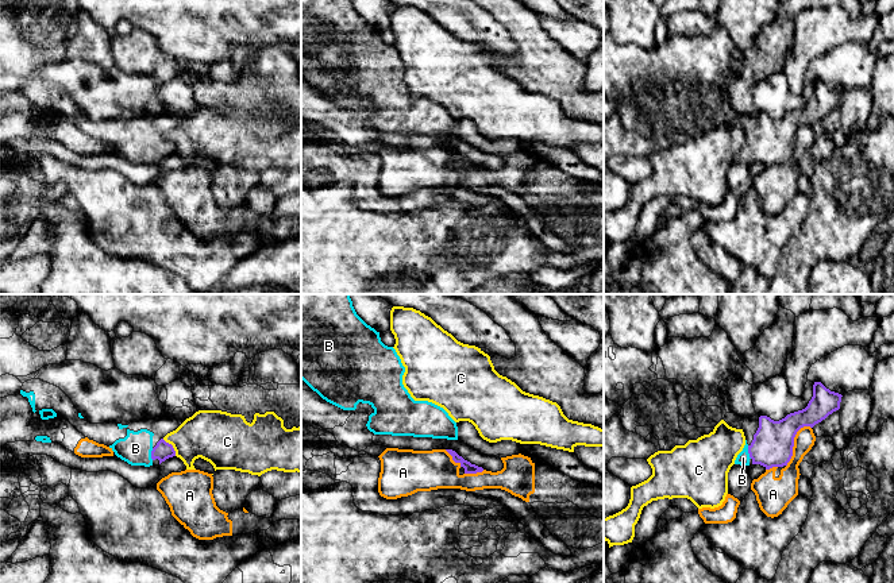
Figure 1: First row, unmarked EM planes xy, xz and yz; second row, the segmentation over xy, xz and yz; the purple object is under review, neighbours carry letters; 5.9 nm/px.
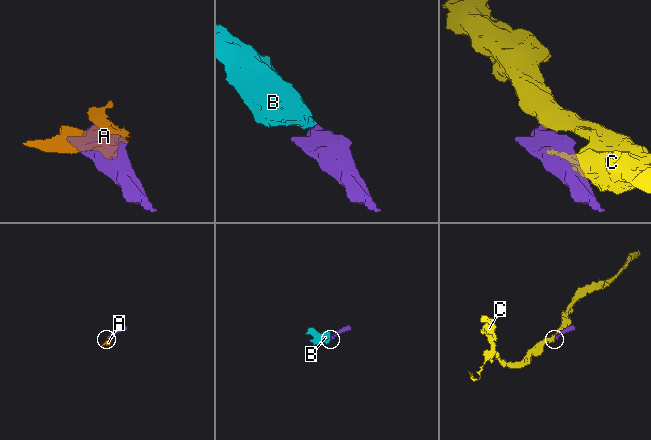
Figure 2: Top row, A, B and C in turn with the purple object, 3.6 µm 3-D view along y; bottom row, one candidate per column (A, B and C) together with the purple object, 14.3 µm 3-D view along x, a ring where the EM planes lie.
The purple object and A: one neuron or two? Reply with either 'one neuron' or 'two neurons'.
two neurons

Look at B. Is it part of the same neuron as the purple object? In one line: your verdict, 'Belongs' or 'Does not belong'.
Belongs

